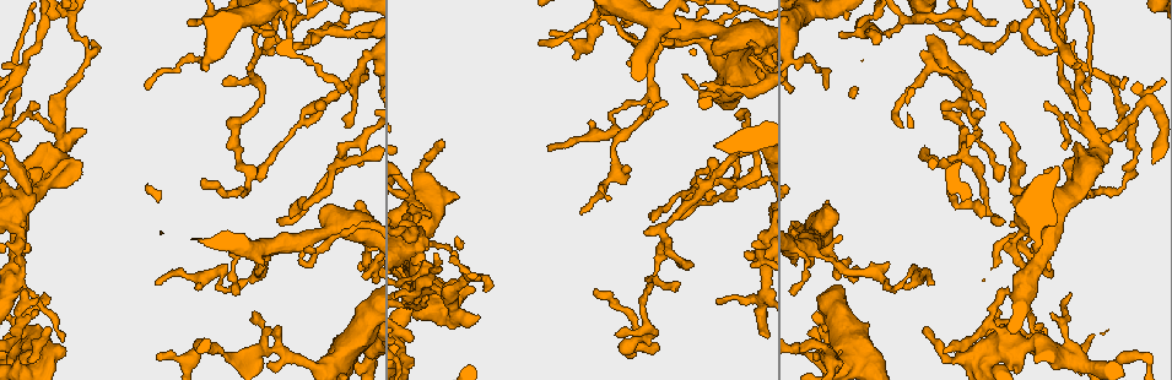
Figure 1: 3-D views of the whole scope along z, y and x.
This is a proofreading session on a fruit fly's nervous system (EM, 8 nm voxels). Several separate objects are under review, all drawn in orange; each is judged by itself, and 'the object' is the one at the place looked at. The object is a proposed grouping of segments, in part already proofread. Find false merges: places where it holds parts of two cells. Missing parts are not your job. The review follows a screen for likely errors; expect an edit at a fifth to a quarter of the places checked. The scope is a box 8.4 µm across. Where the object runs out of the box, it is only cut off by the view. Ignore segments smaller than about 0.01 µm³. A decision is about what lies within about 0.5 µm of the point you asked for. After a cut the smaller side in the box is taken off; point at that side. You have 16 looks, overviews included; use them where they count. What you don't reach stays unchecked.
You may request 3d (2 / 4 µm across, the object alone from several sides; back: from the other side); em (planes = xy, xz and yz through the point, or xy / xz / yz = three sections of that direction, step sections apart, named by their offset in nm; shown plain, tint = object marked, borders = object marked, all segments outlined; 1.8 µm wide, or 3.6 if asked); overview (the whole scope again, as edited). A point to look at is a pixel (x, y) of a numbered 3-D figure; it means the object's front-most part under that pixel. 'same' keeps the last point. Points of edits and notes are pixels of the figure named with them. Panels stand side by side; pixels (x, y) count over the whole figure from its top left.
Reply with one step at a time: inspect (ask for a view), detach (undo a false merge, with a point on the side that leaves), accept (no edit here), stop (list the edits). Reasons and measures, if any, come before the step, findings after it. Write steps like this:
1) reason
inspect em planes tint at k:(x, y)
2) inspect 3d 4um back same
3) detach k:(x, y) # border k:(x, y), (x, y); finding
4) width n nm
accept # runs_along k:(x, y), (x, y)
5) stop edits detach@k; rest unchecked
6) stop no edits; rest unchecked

inspect 3d 2um back at 1:(1134, 157)

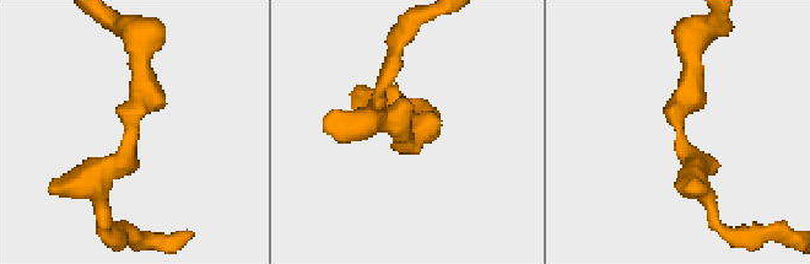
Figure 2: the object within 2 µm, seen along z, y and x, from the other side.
inspect em planes tint at 2:(680, 139)

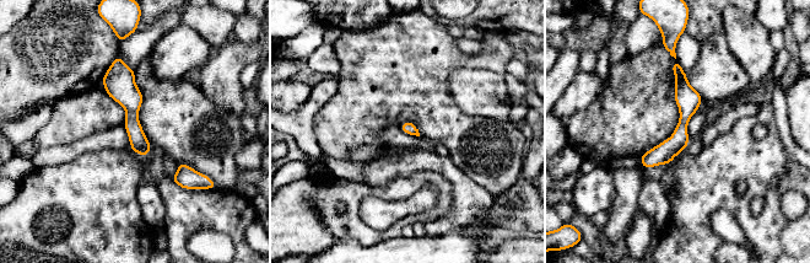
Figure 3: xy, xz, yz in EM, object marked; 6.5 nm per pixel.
accept # runs_along 3:(675, 66), (680, 135), (647, 165); one cell here

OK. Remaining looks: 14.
sudden change in width
inspect em 3.6um xz step 4 tint at 1:(324, 363)

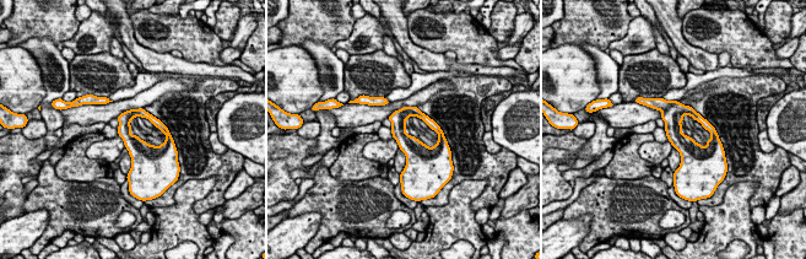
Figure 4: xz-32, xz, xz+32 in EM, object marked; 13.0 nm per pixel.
width 190 nm
accept # runs_along 4:(659, 101), (672, 114), (686, 163); one cell here

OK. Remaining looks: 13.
three arms meet
inspect 3d 4um at 1:(265, 250)

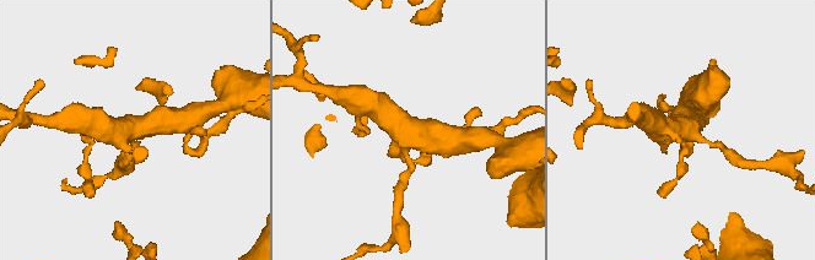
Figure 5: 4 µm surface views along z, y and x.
arms 3
inspect em xy step 16 tint at 5:(411, 138)

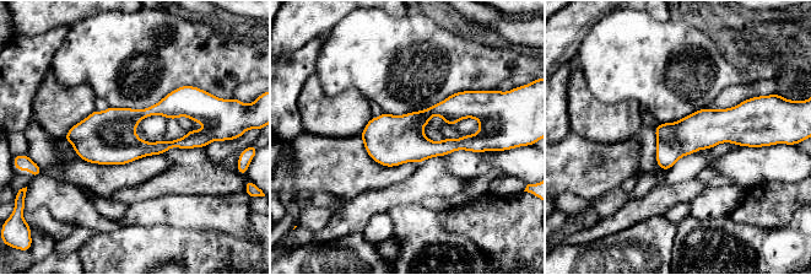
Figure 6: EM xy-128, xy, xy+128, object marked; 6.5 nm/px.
accept # runs_along 6:(204, 133), (158, 147), (69, 136); continuous, no second cell

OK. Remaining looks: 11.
branch point
inspect 3d 2um back at 1:(258, 51)

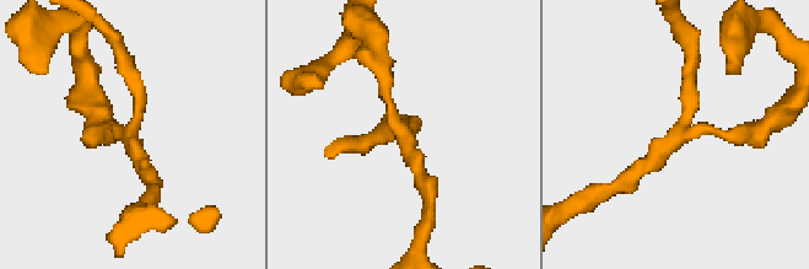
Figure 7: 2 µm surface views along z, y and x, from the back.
arms 3; now the EM
inspect em yz step 4 tint at 7:(691, 131)

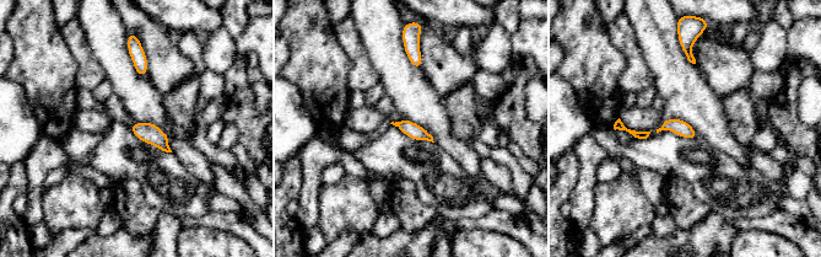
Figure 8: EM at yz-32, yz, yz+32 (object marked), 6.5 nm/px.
inspect em planes tint same

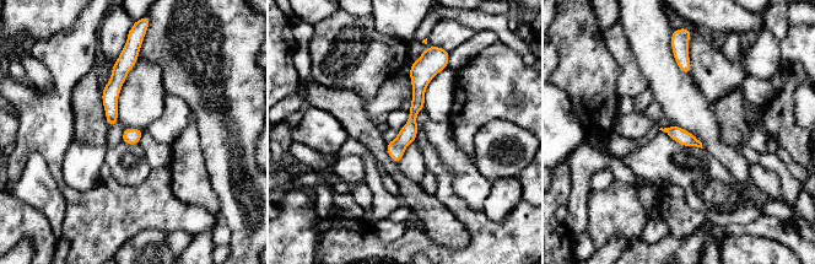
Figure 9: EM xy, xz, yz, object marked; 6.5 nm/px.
accept # runs_along 9:(419, 63), (419, 100), (395, 159); all the same cell

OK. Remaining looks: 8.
a fork
inspect em yz step 4 tint at 1:(706, 203)

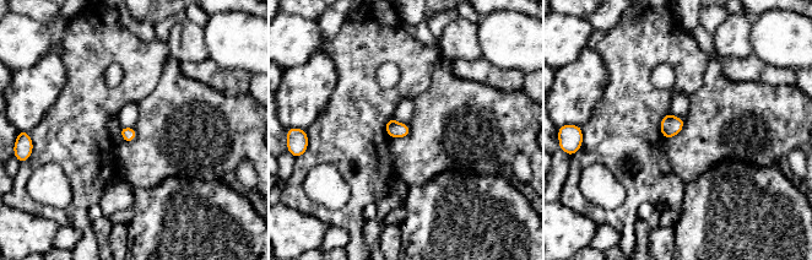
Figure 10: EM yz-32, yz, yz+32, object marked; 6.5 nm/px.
cut it another way
inspect em planes tint same

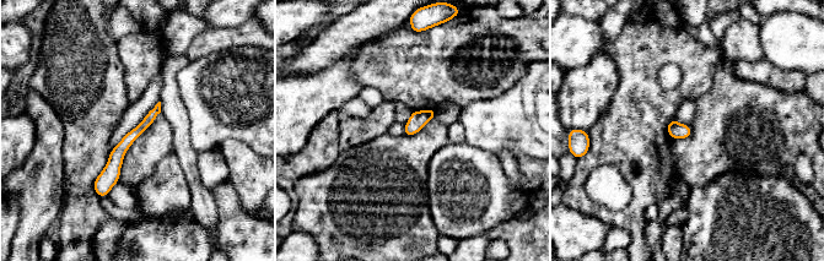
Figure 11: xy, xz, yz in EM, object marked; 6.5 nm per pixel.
accept # runs_along 11:(157, 108), (117, 153), (101, 192); one cell here

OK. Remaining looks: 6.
sudden change in width
inspect 3d 4um at 1:(1090, 162)

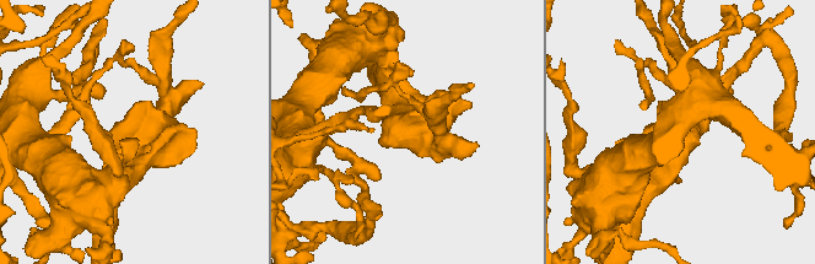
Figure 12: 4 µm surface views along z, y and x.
shape alone is not enough
inspect em planes tint at 12:(145, 130)

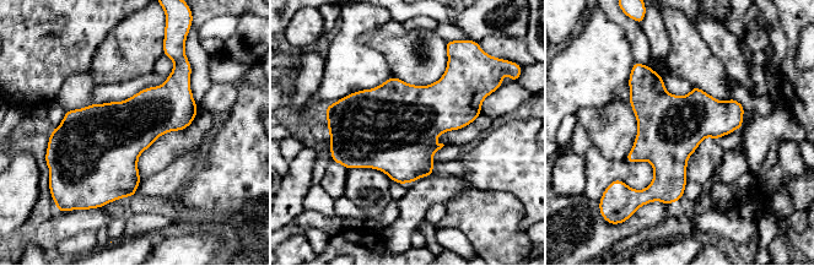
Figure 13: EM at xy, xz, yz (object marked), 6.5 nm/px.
accept # one cell here

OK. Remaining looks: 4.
stop no edits; rest unchecked

